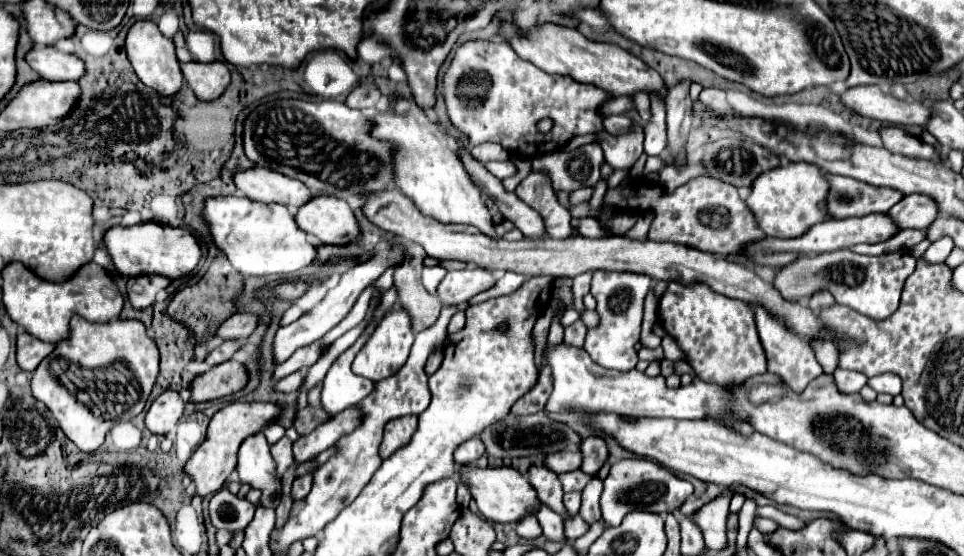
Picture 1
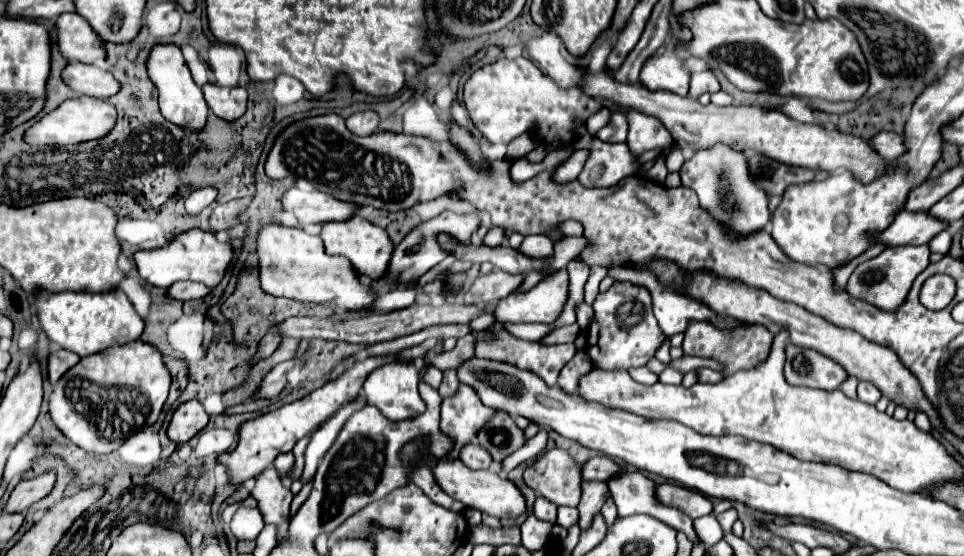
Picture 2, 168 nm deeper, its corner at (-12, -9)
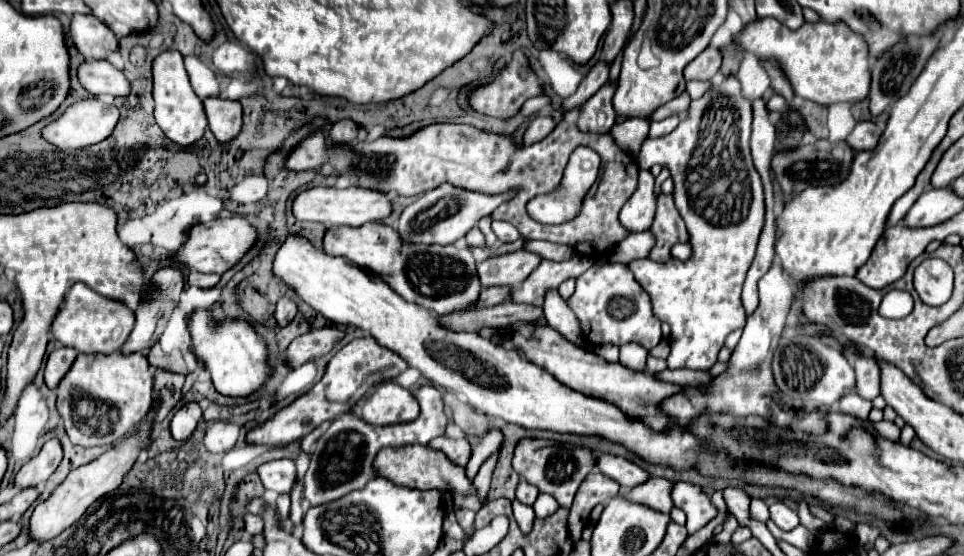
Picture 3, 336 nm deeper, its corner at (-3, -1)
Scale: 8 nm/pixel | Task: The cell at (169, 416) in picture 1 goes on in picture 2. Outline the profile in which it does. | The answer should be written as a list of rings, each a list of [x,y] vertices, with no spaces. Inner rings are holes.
[[[198,400],[184,402],[172,416],[172,422],[168,426],[168,438],[178,444],[188,442],[196,434],[200,434],[208,422],[210,422],[210,416]]]

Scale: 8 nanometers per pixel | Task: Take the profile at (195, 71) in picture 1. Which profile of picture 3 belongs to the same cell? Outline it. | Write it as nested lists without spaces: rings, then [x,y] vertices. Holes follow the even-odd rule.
[[[209,96],[203,100],[209,128],[219,142],[229,142],[241,130],[241,102]]]

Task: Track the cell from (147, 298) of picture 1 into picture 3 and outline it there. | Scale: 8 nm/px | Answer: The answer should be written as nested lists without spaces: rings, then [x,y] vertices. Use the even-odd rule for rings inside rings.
[[[189,272],[187,276],[189,286],[197,286],[197,288],[211,288],[219,282],[219,274],[201,274],[201,272]]]

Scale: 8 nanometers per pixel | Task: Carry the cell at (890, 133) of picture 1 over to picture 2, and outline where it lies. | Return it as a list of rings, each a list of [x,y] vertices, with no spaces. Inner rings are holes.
[[[878,132],[874,138],[868,140],[868,144],[872,146],[872,150],[876,154],[880,154],[880,158],[884,158],[888,162],[896,160],[904,152],[902,136],[896,132]]]

